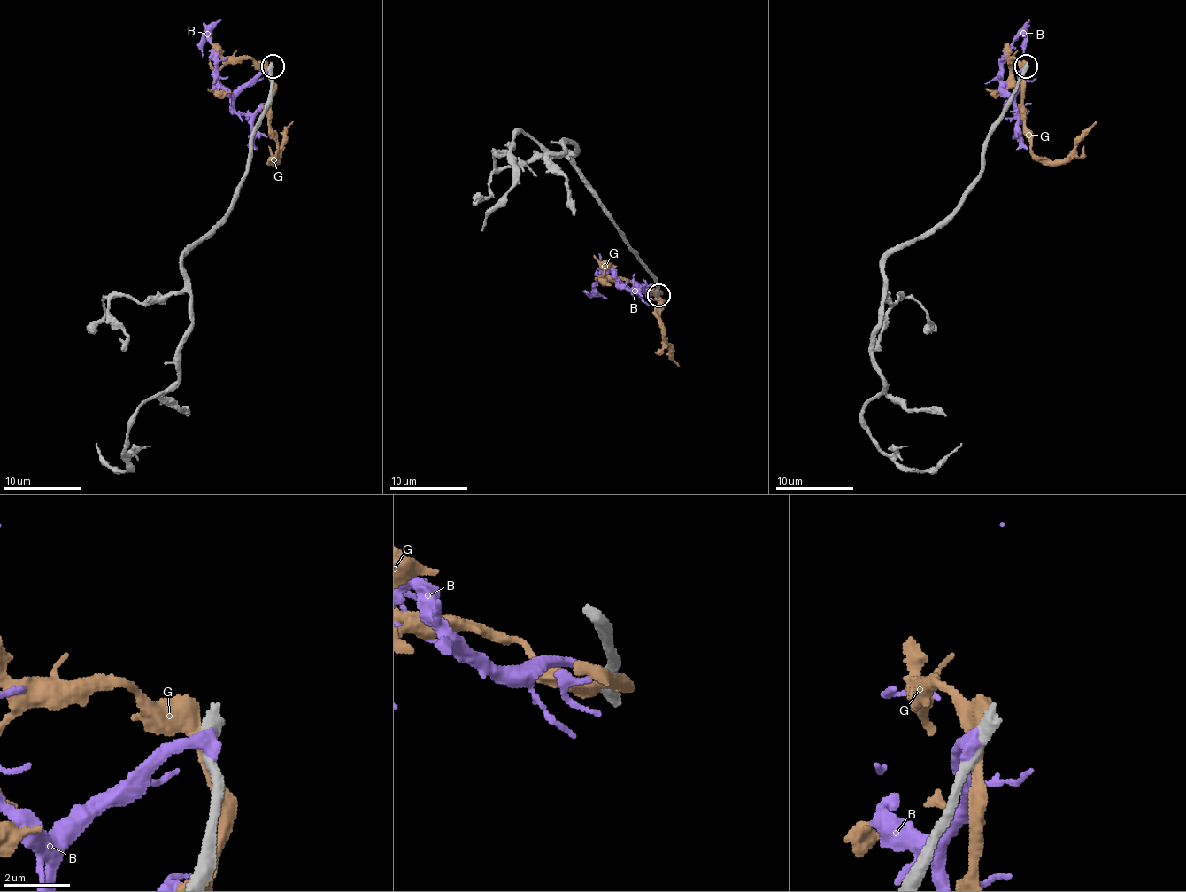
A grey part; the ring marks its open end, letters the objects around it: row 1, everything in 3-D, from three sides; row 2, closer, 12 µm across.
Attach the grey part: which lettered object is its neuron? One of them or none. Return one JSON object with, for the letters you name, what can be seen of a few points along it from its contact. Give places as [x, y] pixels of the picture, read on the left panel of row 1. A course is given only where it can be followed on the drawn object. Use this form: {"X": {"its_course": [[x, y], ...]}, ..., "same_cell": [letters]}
{"same_cell": []}

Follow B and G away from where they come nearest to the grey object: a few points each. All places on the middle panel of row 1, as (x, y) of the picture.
B: (656, 292), (628, 289), (617, 277), (605, 271), (591, 292), (588, 292)
G: (654, 292), (658, 290), (656, 292), (662, 298), (662, 329), (669, 355), (679, 365)

